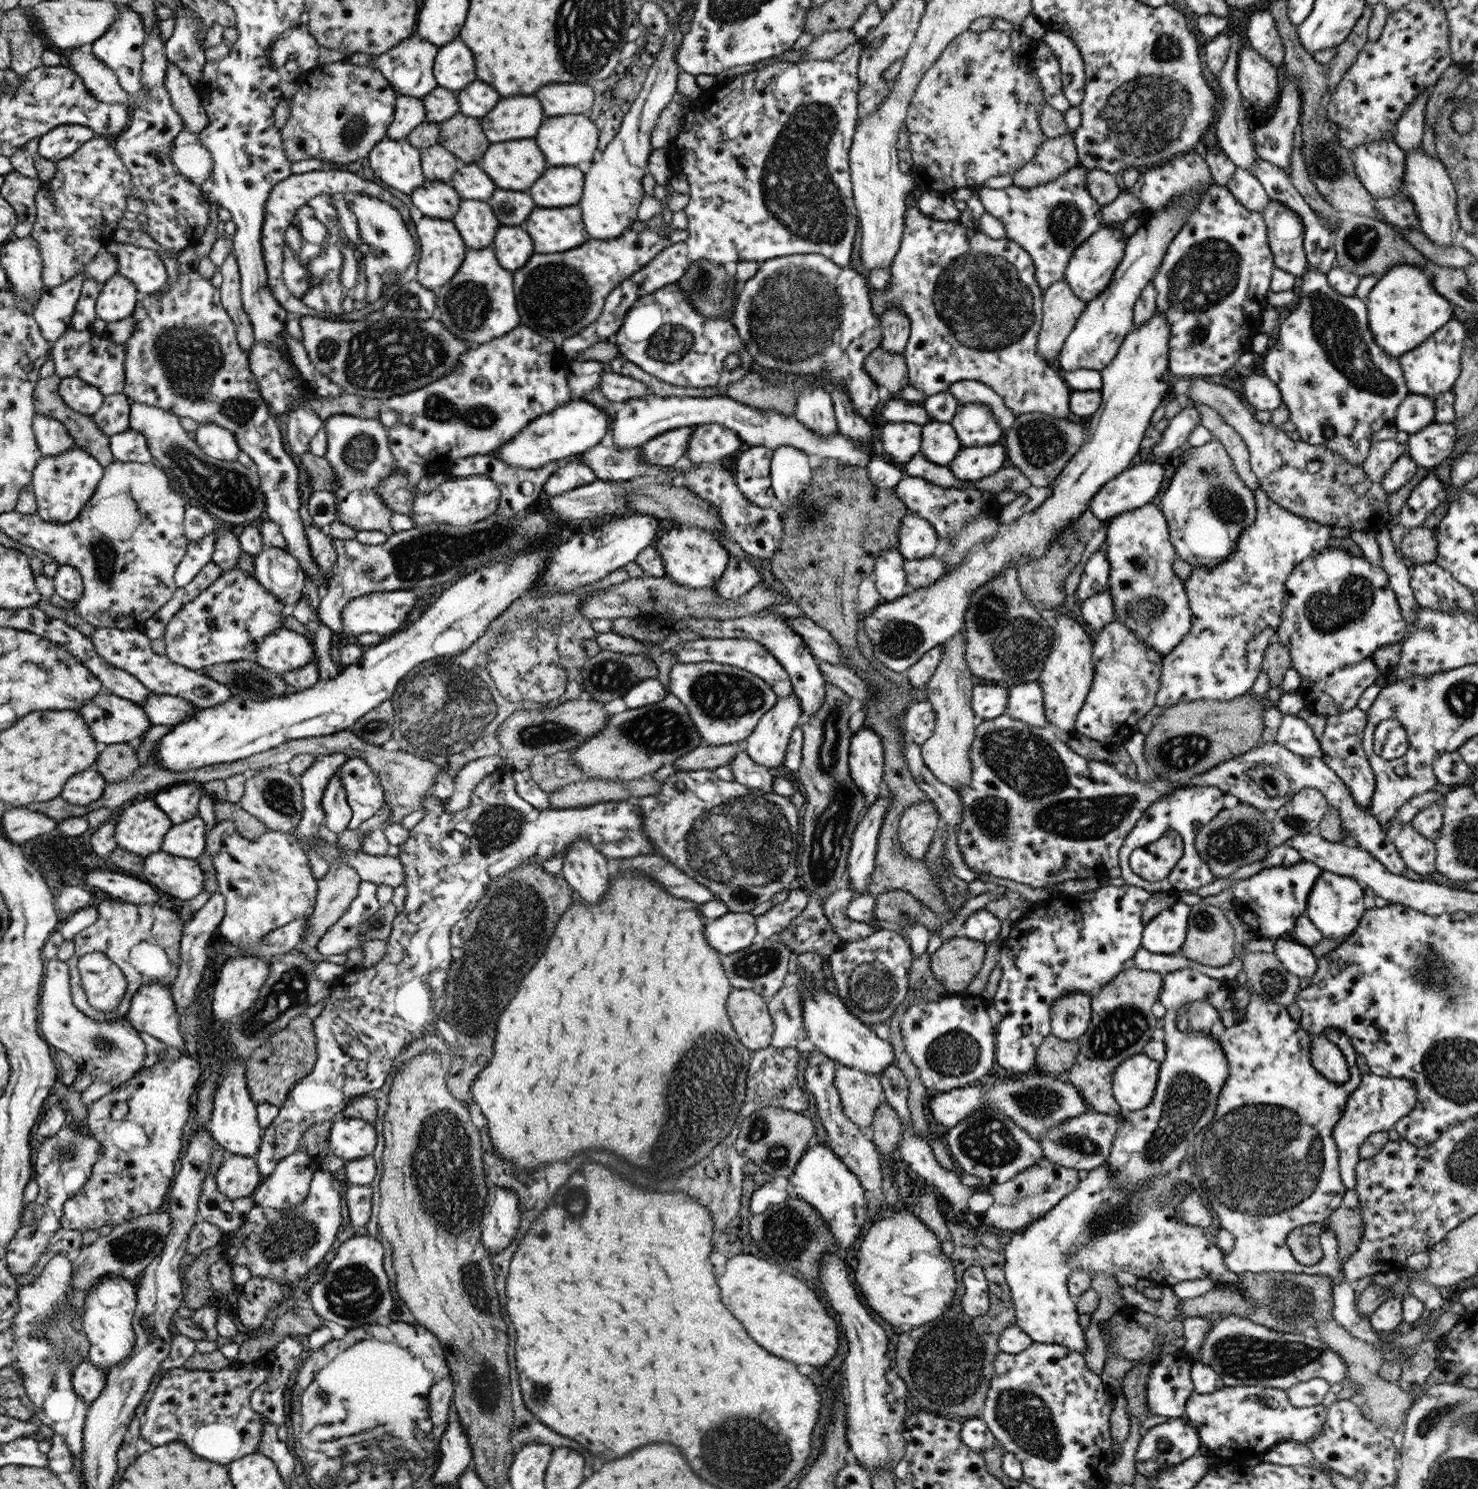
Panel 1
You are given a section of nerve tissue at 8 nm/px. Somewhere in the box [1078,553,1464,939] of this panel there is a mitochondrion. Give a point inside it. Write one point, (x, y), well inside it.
(1328, 610)

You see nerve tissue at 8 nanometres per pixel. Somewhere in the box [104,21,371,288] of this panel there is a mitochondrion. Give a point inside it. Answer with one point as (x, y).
(352, 138)

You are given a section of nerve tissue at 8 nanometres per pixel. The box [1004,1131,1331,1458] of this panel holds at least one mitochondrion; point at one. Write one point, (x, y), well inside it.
(1249, 1358)

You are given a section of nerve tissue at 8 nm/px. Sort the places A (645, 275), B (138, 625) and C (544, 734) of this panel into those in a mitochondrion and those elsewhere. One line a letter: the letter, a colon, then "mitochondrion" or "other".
A: other
B: other
C: mitochondrion

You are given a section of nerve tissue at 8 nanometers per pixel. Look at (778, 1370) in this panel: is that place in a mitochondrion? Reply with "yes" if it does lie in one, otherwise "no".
no

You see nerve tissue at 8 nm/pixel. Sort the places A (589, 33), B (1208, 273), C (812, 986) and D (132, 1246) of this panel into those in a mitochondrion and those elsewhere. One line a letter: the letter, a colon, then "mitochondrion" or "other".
A: mitochondrion
B: mitochondrion
C: other
D: mitochondrion

